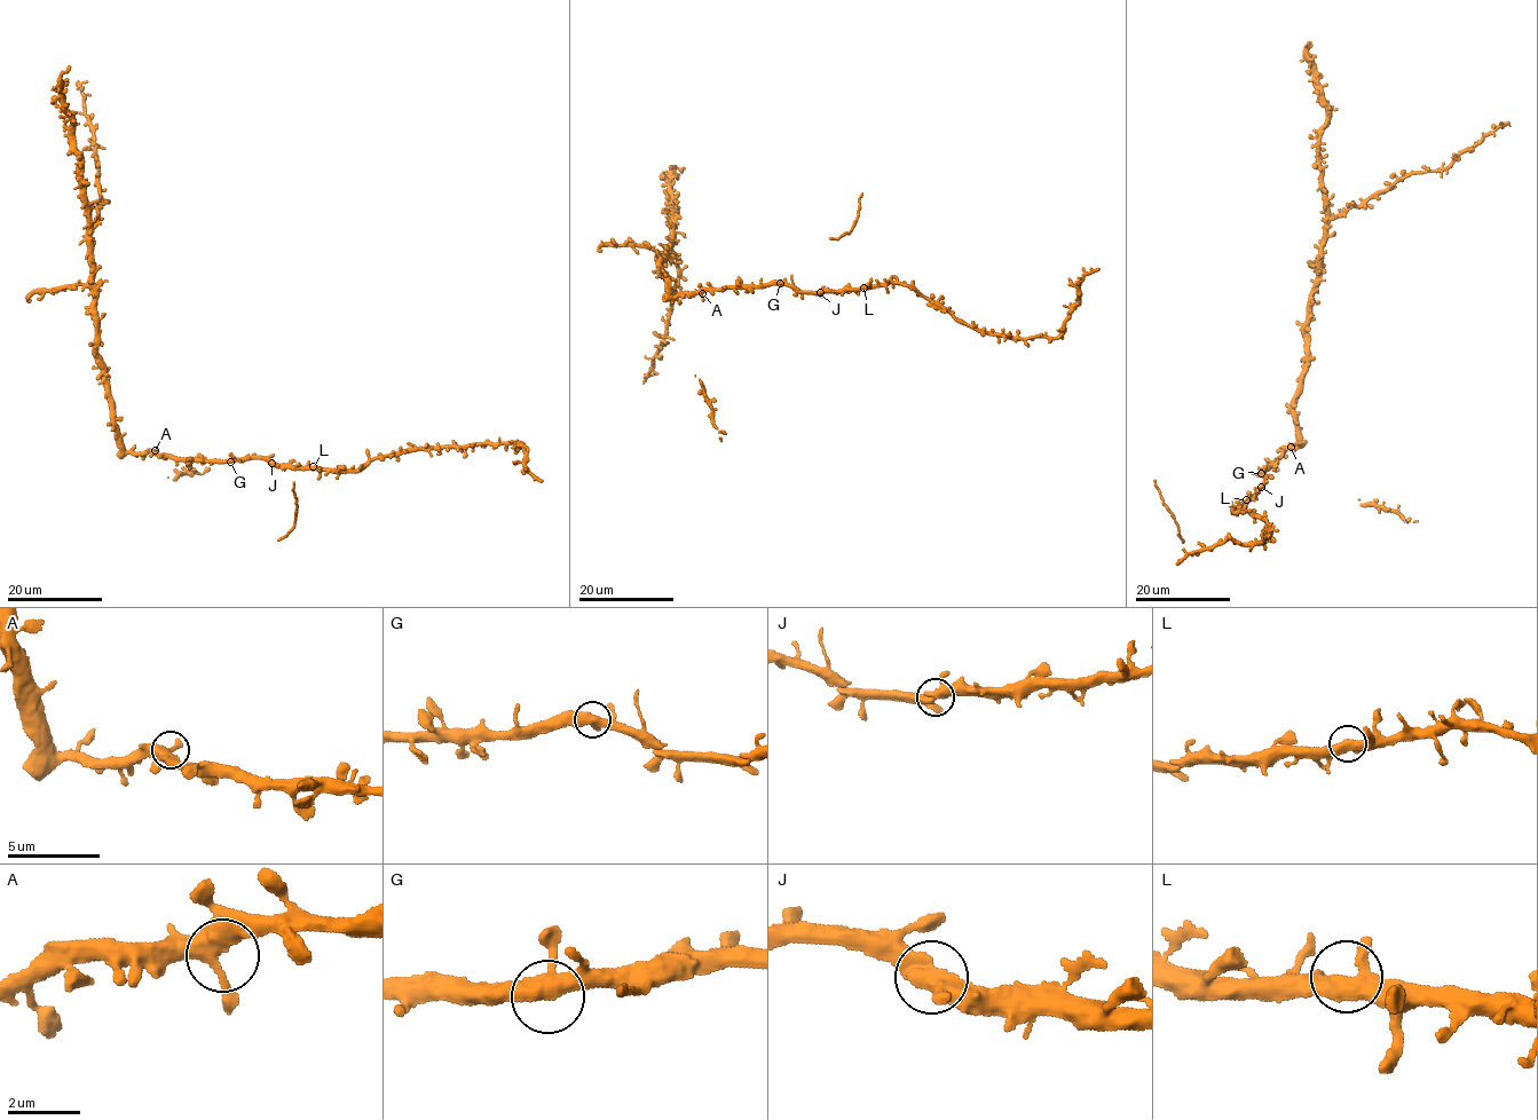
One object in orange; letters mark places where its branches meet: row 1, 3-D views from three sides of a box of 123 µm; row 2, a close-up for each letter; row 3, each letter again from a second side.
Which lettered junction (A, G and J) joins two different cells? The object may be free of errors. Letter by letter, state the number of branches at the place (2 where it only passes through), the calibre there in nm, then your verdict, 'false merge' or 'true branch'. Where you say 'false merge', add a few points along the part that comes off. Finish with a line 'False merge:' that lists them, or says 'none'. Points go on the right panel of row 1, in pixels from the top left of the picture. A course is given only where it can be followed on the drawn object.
A: 3 branches meet; 420 nm thick; true branch
G: 3 branches meet; 400 nm thick; true branch
J: 3 branches meet; 400 nm thick; true branch
False merge: none

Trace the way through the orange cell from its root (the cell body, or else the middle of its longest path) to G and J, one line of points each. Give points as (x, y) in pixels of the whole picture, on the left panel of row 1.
G: (151, 452), (230, 462)
J: (151, 452), (218, 462), (250, 458), (273, 463)

